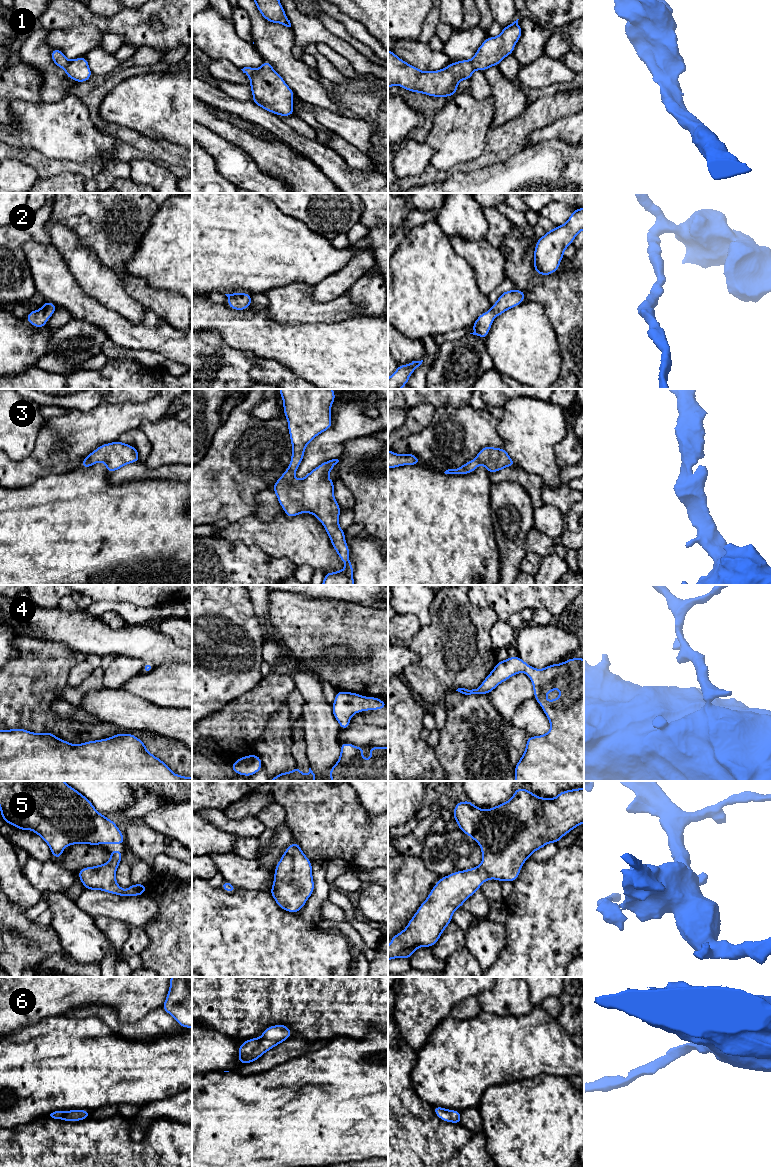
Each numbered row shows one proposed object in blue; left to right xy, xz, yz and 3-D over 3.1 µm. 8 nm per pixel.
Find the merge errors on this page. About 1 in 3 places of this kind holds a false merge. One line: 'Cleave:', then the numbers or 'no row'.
Cleave: no row

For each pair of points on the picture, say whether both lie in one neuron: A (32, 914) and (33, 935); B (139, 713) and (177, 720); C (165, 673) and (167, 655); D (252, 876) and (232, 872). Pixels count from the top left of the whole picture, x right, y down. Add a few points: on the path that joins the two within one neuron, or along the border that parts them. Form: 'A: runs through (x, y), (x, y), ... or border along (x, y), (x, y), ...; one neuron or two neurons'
A: border along (25, 911), (25, 915), (34, 921); two neurons
B: runs through (148, 717), (156, 720), (168, 720); one neuron
C: border along (181, 662), (171, 662), (153, 667); two neurons
D: runs through (247, 874), (237, 873); one neuron

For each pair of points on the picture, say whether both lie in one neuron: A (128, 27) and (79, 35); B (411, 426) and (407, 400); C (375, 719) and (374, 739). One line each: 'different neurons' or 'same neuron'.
A: different neurons
B: different neurons
C: different neurons

